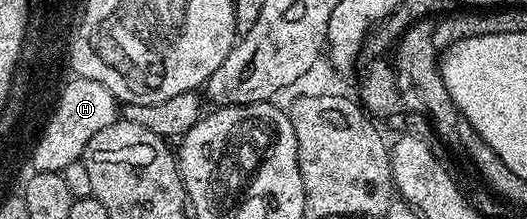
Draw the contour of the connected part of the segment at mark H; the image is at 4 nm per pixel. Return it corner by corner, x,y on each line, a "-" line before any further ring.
81,76
73,79
69,86
67,85
60,90
55,101
53,110
56,120
53,120
53,124
49,126
44,140
41,141
41,146
31,153
34,165
32,168
36,172
60,173
63,167
67,167
67,163
82,160
87,143
91,143
91,139
95,135
99,135
99,131
103,131
103,127
118,120
119,102
105,93
103,89
95,84
85,84

